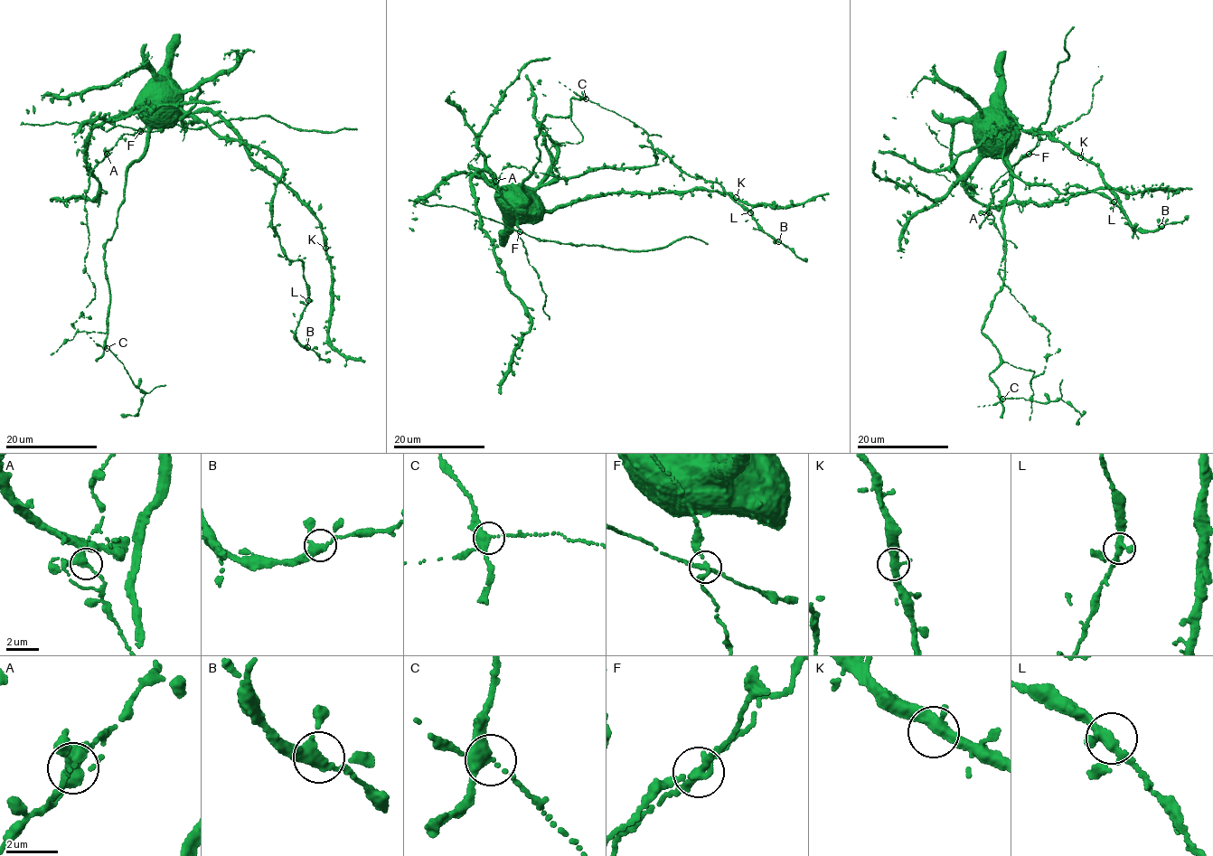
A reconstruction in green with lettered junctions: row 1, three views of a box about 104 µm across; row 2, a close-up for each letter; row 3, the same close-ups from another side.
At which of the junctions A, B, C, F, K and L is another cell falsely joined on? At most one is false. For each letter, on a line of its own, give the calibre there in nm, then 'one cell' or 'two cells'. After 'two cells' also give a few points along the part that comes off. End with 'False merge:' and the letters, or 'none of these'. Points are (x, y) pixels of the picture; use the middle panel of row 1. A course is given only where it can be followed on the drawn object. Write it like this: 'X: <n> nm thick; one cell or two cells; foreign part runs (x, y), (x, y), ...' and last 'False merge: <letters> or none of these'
A: 280 nm thick; one cell
B: 320 nm thick; one cell
C: 320 nm thick; one cell
F: 280 nm thick; two cells; foreign part runs (520, 230), (547, 240), (630, 251), (660, 249), (685, 237), (708, 244)
K: 320 nm thick; one cell
L: 300 nm thick; one cell
False merge: F

